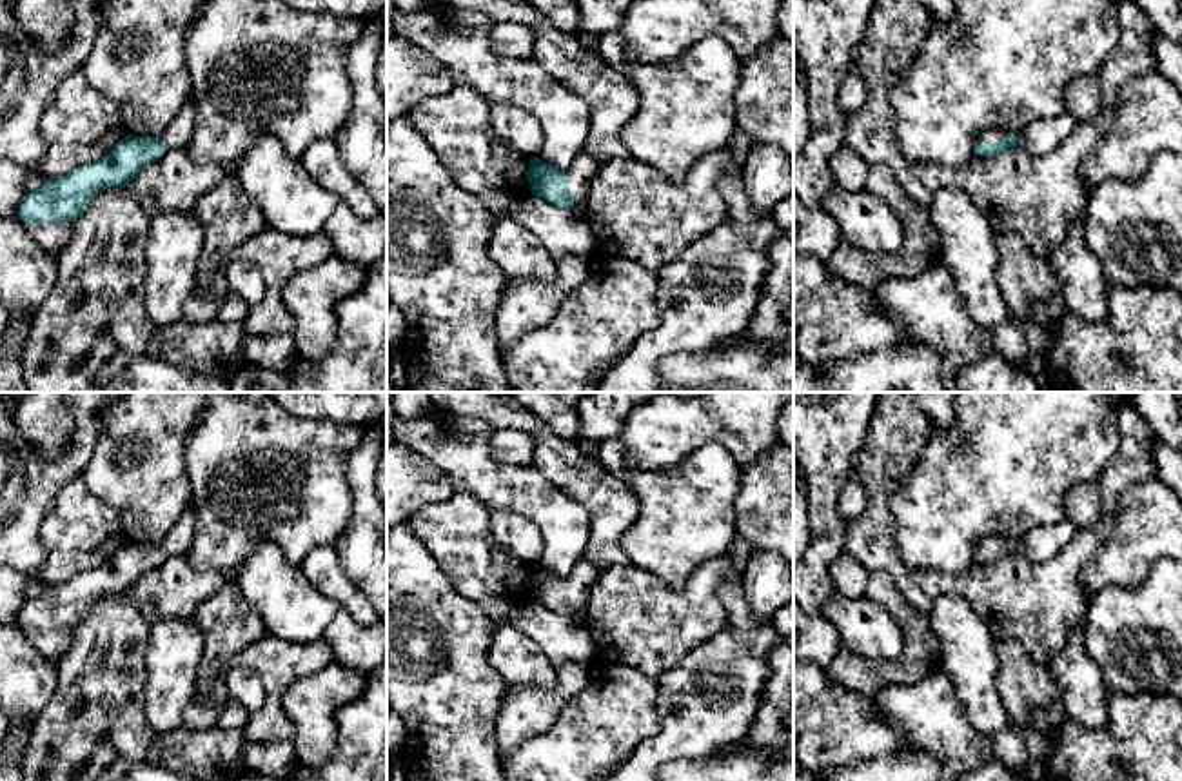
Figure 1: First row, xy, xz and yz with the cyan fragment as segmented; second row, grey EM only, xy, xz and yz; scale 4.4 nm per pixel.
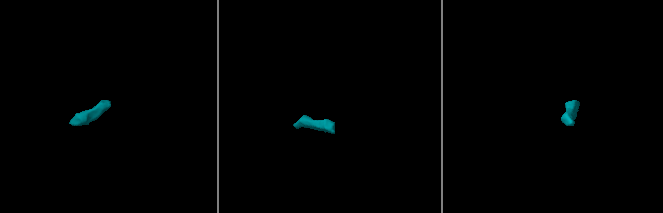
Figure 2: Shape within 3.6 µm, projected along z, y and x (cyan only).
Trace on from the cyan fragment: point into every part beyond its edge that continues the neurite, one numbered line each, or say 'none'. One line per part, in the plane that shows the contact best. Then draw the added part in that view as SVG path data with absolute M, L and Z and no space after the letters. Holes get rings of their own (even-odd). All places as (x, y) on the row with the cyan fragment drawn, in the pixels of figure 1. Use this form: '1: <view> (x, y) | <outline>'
1: xy (53, 237) | M69 220L29 225L29 232L51 254L58 254L73 238L74 225Z
2: yz (994, 133) | M990 127L990 129L984 129L977 140L975 140L975 145L982 143L982 142L1000 142L1002 138L1006 138L1010 133L1006 133L1004 129L999 129L999 127Z

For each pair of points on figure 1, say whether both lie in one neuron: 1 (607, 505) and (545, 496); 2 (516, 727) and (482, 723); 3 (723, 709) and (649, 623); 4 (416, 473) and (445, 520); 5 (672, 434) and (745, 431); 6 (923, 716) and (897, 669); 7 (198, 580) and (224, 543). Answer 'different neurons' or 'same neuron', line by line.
1: different neurons
2: different neurons
3: different neurons
4: different neurons
5: same neuron
6: different neurons
7: different neurons

